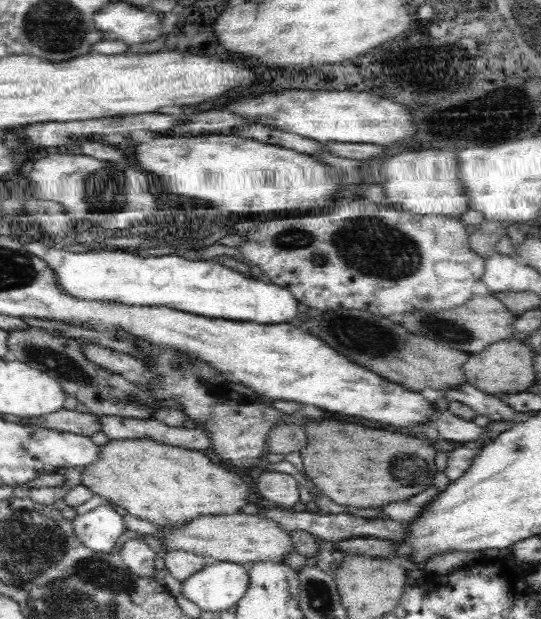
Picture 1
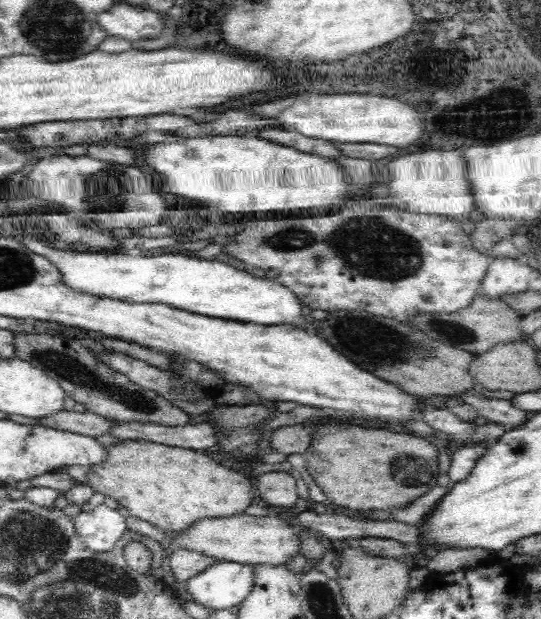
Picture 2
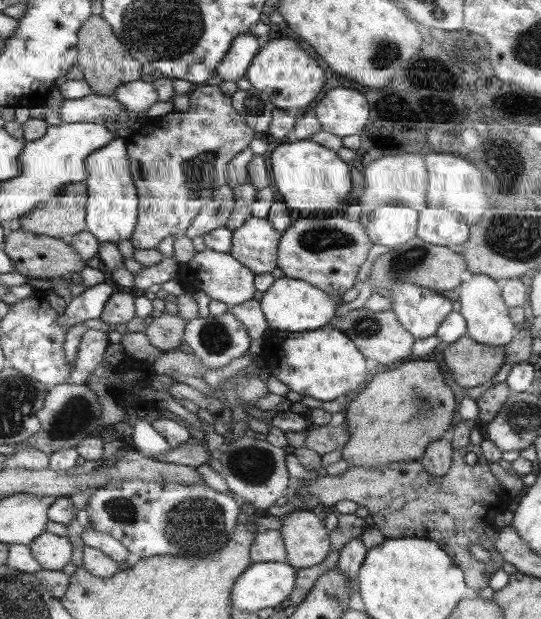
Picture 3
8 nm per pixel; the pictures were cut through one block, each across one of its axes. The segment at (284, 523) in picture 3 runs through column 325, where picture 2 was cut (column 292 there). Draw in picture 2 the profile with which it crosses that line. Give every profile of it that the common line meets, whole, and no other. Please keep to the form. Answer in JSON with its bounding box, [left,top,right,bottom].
[171,512,300,565]

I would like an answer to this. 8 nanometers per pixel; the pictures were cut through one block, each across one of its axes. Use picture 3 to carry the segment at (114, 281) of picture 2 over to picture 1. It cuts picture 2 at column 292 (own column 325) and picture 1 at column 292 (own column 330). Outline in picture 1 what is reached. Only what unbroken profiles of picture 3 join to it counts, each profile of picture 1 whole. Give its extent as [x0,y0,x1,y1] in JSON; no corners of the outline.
[24,241,298,324]

